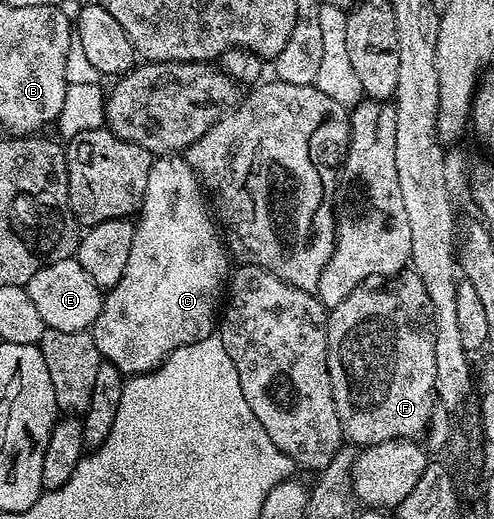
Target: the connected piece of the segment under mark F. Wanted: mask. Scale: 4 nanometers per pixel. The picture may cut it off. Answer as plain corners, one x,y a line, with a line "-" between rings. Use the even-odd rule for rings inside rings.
400,272
387,282
384,286
375,286
372,290
360,288
353,291
341,304
330,307
327,315
327,371
329,380
333,388
333,404
339,417
339,422
343,426
343,437
348,443
359,448
366,448
373,444
381,444
389,440
398,438
418,439
419,433
431,422
431,417
435,414
437,407
437,395
435,392
435,377
437,368
435,367
435,357
433,344
435,343
435,309
431,307
429,292
425,292
425,284
414,272

